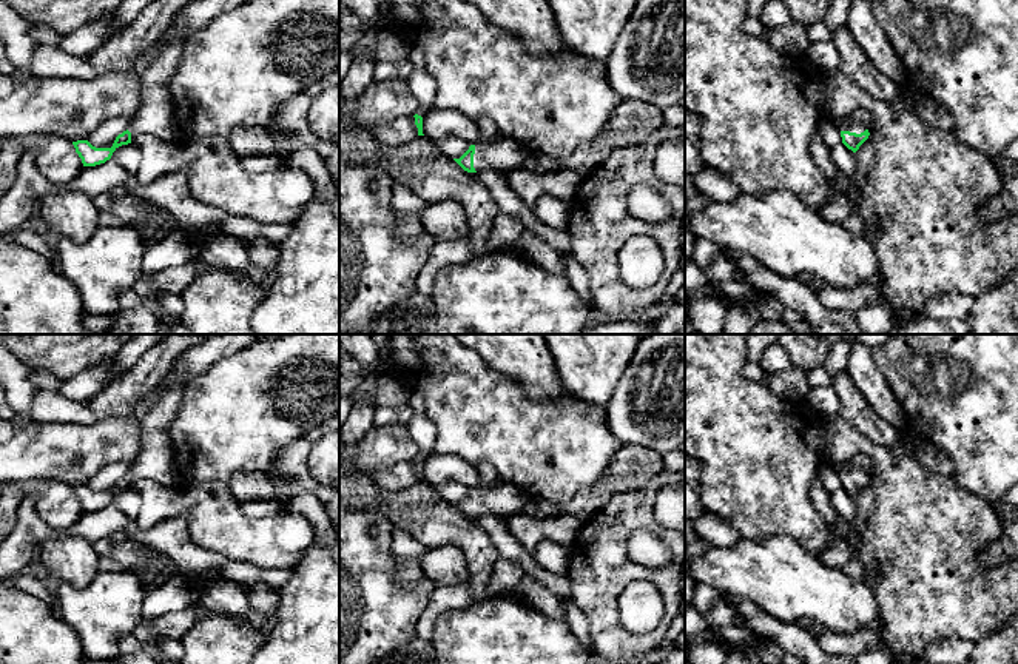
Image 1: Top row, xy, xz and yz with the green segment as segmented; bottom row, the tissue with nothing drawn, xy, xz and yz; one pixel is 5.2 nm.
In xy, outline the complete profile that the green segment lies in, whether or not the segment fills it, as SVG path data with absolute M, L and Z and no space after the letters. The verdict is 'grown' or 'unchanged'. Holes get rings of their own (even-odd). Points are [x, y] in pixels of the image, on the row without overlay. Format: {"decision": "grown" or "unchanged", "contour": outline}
{"decision": "grown", "contour": "M170 379L168 388L157 394L156 402L139 421L140 448L130 462L128 475L119 479L111 493L96 493L88 485L72 487L83 511L96 511L111 504L113 498L131 488L133 481L151 479L162 485L176 485L180 481L174 470L173 442L168 438L168 427L179 413L185 382Z"}

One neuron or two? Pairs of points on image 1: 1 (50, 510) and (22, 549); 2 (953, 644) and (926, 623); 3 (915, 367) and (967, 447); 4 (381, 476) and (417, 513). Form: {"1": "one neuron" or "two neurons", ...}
{"1": "two neurons", "2": "two neurons", "3": "one neuron", "4": "two neurons"}

